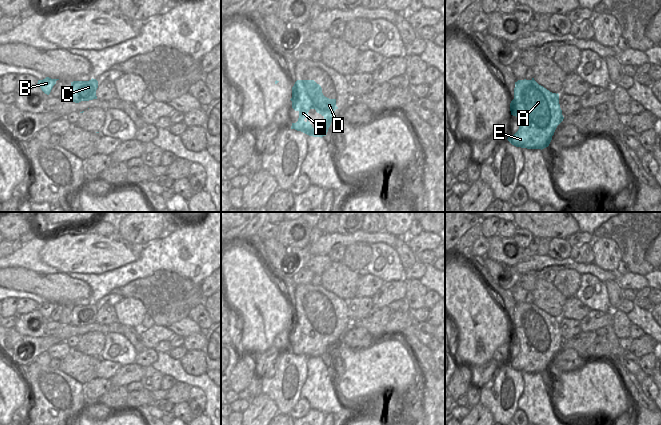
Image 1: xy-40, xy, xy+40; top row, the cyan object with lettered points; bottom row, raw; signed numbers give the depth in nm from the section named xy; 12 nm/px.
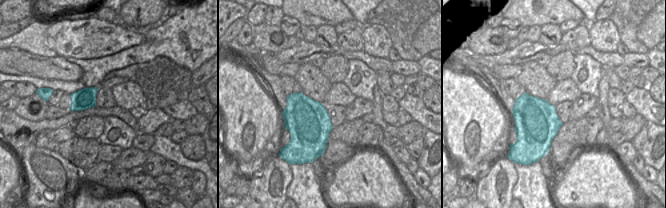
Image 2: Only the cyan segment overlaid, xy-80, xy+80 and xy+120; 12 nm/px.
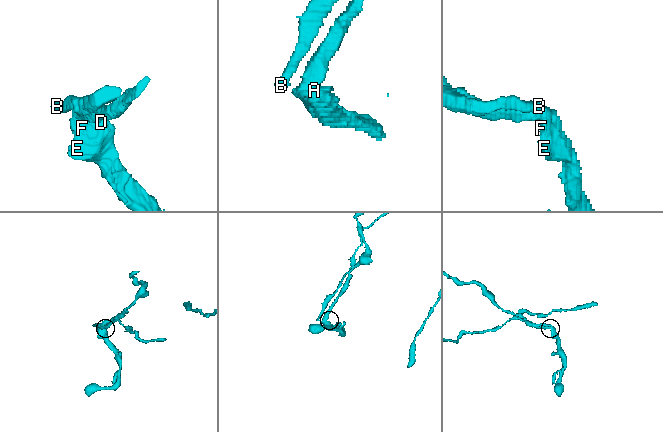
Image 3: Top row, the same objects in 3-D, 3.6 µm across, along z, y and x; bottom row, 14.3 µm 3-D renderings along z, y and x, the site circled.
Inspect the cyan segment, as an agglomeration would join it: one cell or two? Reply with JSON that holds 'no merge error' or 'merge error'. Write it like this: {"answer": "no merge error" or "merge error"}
{"answer": "merge error"}

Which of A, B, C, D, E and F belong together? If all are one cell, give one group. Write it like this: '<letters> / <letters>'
A D E F / B C

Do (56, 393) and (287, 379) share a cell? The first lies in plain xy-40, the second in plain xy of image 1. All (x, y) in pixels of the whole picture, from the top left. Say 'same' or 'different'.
different

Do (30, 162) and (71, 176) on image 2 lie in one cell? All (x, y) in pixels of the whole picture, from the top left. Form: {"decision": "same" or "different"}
{"decision": "same"}

